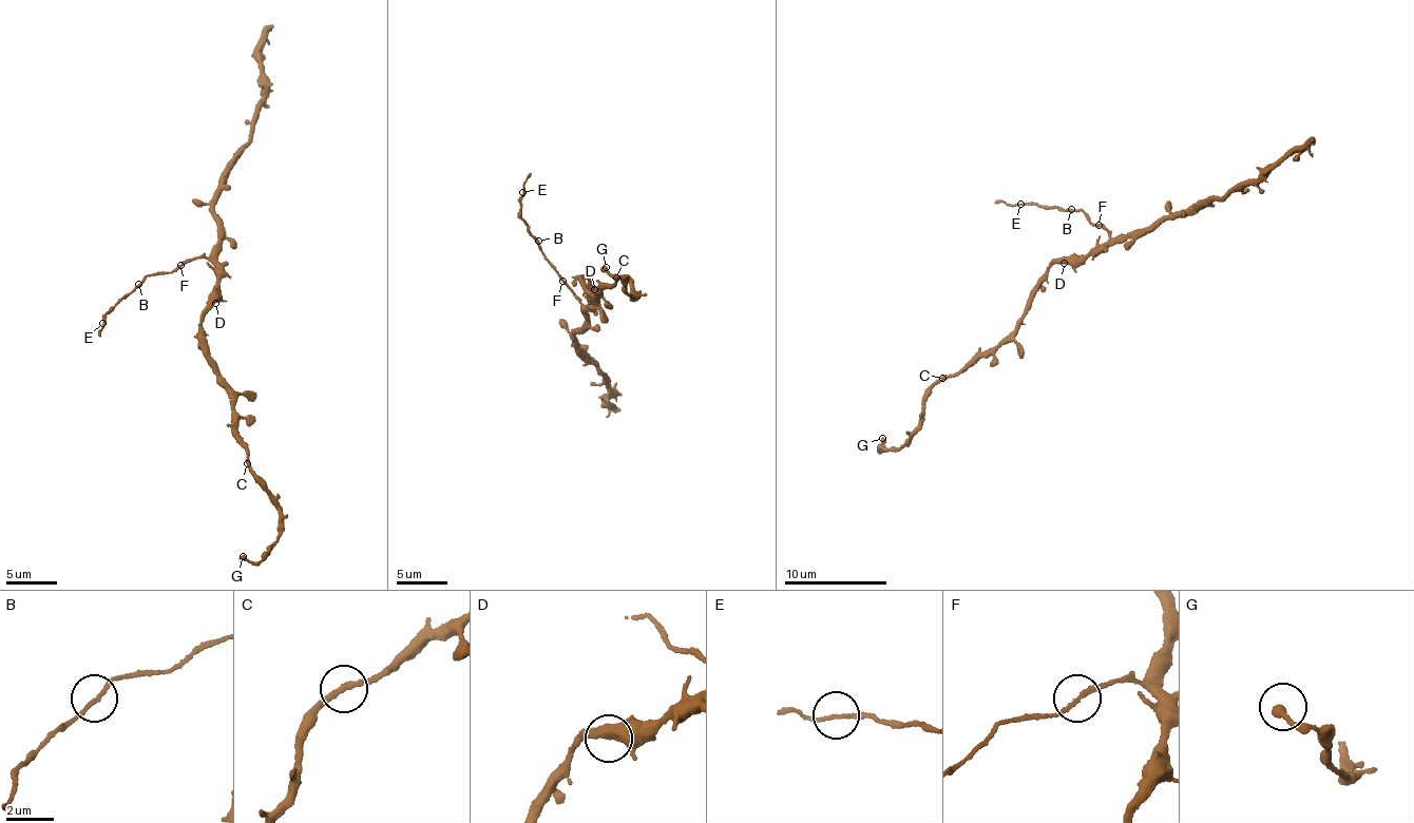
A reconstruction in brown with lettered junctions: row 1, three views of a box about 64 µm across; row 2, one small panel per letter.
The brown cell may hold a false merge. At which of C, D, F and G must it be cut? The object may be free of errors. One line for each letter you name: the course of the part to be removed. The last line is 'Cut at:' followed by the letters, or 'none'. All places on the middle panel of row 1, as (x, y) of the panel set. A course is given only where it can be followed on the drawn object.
F: course (564, 282), (521, 216), (523, 183), (531, 174)
Cut at: F

